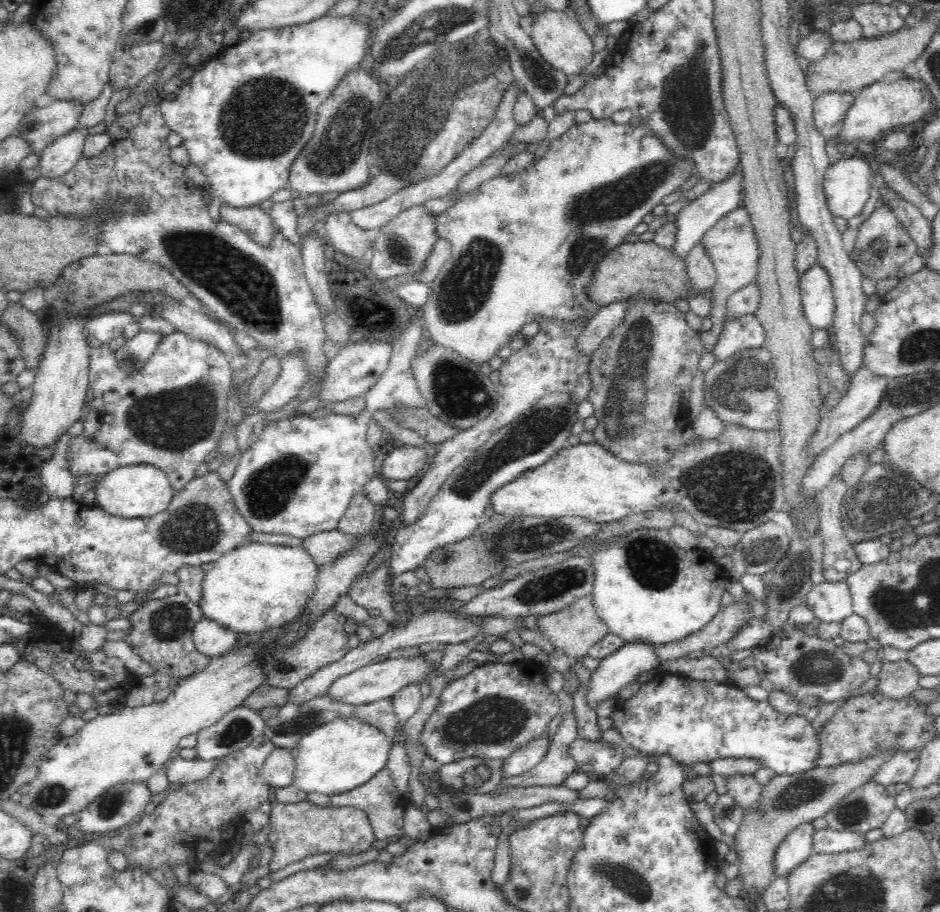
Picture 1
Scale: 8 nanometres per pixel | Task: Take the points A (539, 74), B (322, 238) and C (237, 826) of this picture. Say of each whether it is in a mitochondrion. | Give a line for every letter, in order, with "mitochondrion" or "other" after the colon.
A: mitochondrion
B: other
C: other

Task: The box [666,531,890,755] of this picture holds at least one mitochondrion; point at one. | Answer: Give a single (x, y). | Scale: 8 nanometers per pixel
(813, 667)

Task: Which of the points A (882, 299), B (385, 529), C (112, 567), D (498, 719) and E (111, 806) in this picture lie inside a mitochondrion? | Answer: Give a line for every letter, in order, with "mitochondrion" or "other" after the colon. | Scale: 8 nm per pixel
A: other
B: other
C: other
D: mitochondrion
E: mitochondrion

